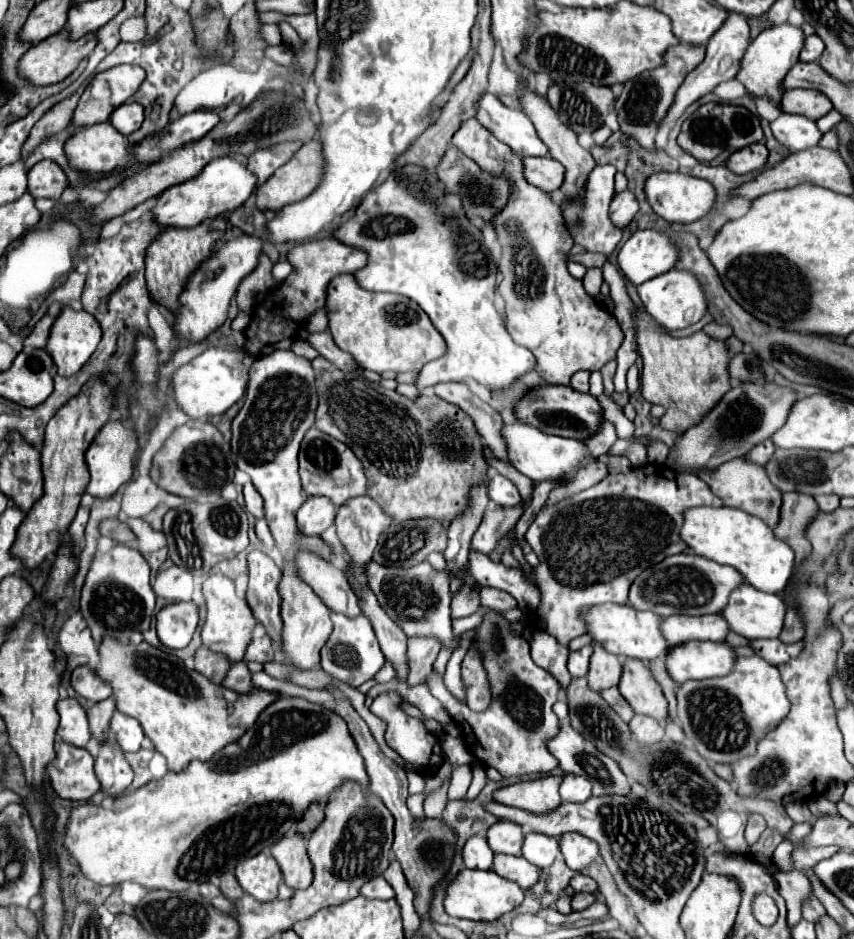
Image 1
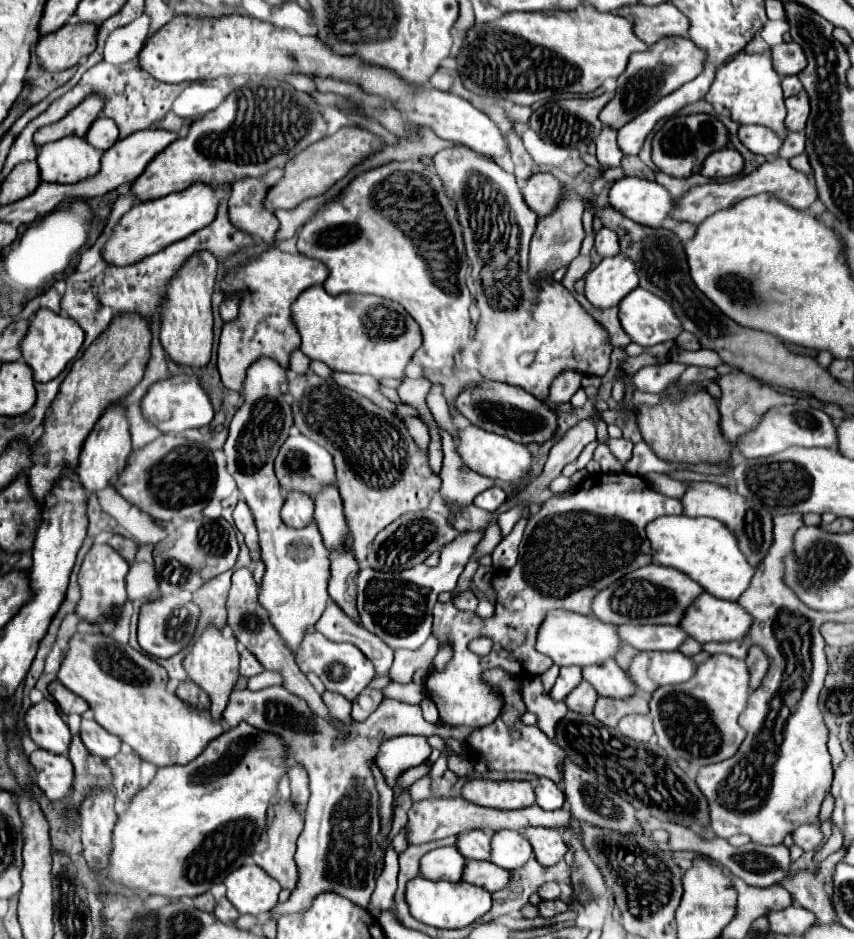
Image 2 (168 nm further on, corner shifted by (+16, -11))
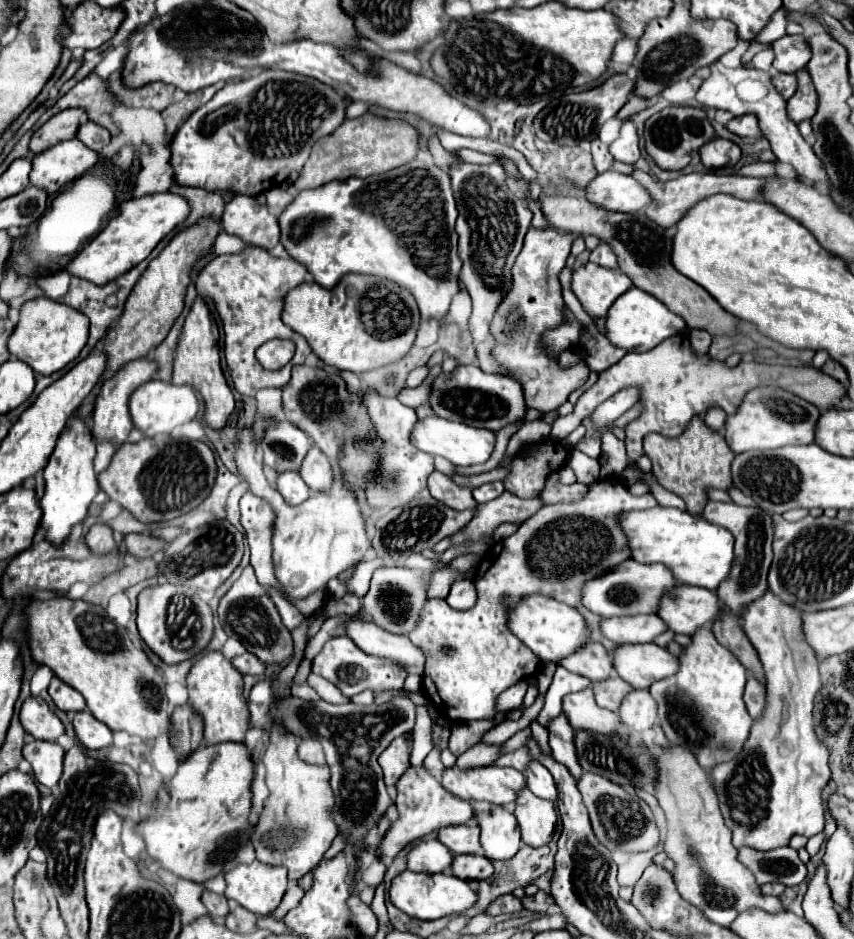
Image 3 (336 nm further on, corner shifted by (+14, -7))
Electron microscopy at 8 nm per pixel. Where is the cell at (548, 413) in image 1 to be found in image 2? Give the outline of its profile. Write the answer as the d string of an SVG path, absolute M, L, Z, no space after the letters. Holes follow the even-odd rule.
M480 382L474 386L468 386L456 402L456 408L478 428L494 434L508 436L514 442L520 444L544 444L550 438L554 438L558 430L558 418L552 408L548 408L544 402L540 402L536 396L526 392L518 386L508 386L500 382Z

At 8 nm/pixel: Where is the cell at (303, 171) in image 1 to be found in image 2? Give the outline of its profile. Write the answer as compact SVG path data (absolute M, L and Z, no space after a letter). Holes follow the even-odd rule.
M358 126L340 128L336 134L310 144L306 150L302 150L300 154L296 154L292 160L286 162L284 178L268 190L268 194L262 202L264 208L292 210L300 202L324 194L332 184L336 184L340 178L344 178L352 166L360 164L368 154L376 152L380 146L382 146L380 140L372 132L358 128Z

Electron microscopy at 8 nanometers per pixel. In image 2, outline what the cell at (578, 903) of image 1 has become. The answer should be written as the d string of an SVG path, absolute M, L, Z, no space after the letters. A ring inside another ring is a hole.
M544 900L544 902L538 906L538 910L540 910L540 916L544 916L544 918L554 918L556 914L566 912L566 910L568 910L568 904L564 904L564 902L560 902L560 900Z

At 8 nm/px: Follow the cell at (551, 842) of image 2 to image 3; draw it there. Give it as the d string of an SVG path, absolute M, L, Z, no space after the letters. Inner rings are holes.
M528 788L518 792L514 816L522 828L522 842L532 848L544 846L556 828L556 810L550 800L542 800L534 796Z

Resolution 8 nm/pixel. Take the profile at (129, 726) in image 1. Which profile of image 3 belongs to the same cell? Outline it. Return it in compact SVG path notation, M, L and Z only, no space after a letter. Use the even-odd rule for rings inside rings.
M88 710L78 712L74 716L72 724L74 724L76 738L80 740L80 744L84 748L100 750L100 748L112 744L112 730L108 726L104 726L100 720L96 720L92 716L92 712L88 712Z

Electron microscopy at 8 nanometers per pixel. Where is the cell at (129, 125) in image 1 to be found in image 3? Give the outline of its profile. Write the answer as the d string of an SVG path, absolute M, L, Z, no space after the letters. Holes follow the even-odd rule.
M88 120L88 122L80 124L76 138L80 138L82 144L86 144L90 150L100 152L110 142L110 132L102 130L102 126L98 126L98 124Z

